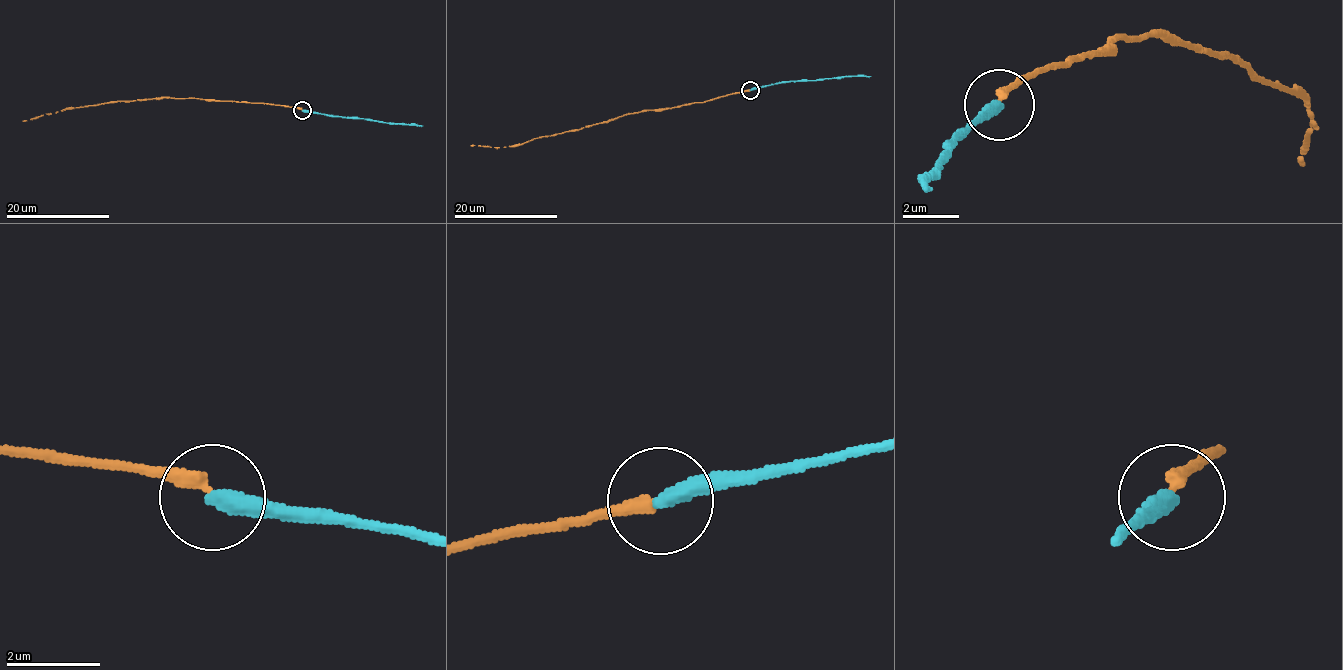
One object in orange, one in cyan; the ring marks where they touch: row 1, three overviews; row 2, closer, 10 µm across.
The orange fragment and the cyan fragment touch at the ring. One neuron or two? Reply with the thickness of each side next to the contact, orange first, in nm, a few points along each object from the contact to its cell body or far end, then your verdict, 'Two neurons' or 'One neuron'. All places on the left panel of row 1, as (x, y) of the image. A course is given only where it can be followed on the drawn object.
Thickness 280 nm (orange) against 380 nm. Course of orange: (302, 109), (263, 103), (153, 98), (107, 101), (23, 121). Course of cyan: (302, 111), (422, 126). Two neurons

